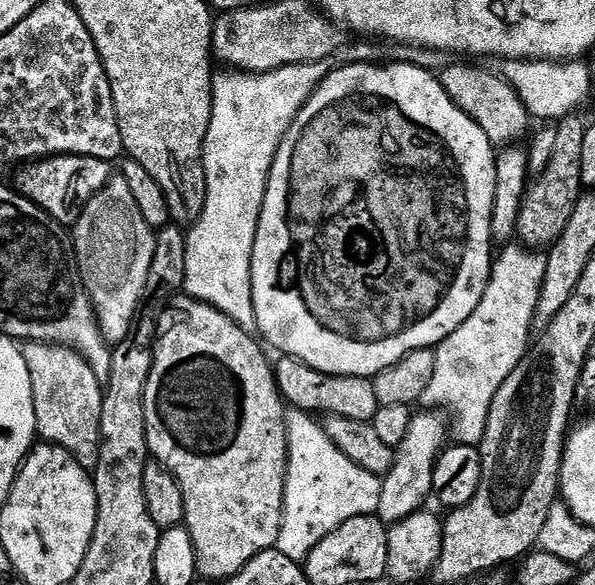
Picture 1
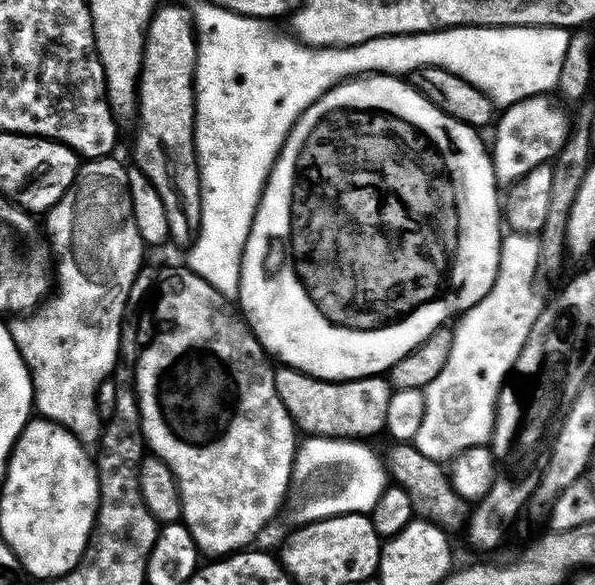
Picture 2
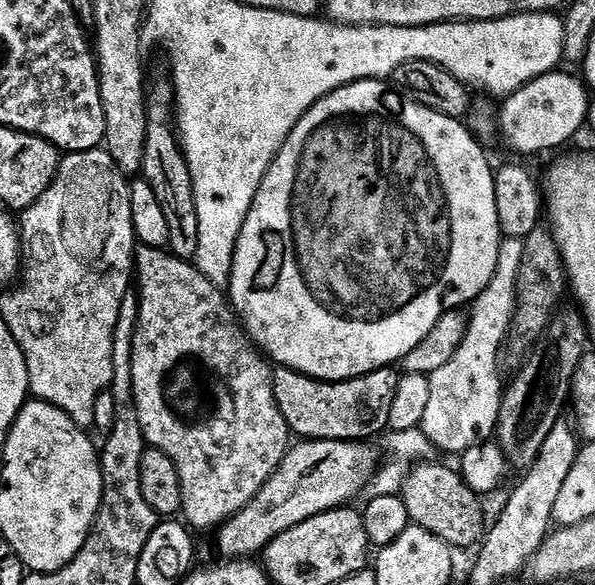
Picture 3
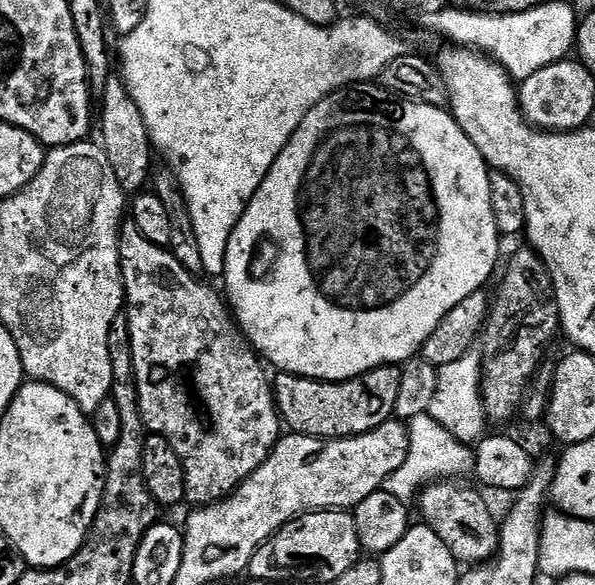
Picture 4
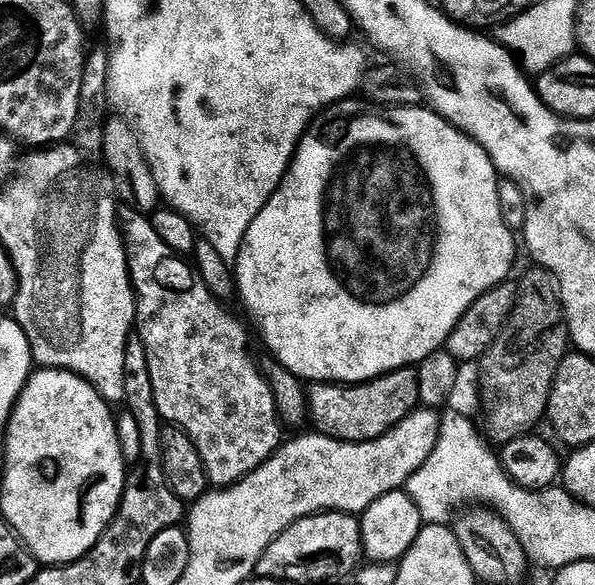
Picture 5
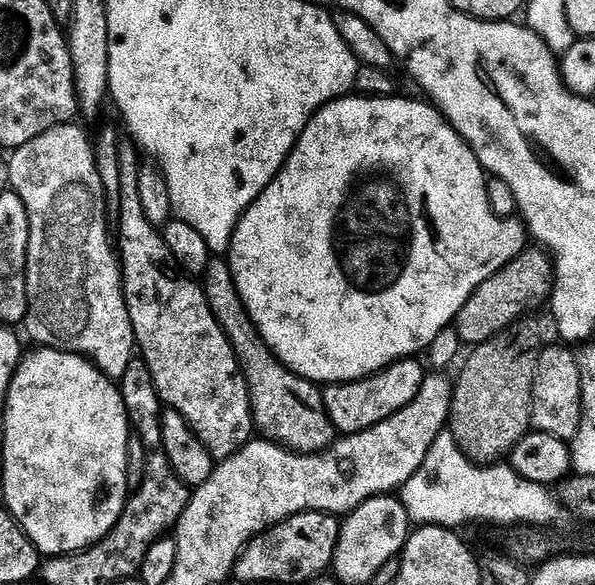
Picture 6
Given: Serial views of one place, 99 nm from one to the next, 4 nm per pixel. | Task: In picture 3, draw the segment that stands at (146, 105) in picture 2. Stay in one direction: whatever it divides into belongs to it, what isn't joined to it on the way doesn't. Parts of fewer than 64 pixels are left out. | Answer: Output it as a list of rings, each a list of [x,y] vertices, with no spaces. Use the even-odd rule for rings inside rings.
[[[156,124],[148,134],[146,144],[144,138],[142,148],[142,174],[150,182],[156,197],[163,206],[163,212],[166,214],[171,234],[168,247],[171,255],[175,256],[177,260],[191,263],[197,252],[199,222],[188,164],[184,160],[183,151],[180,149],[175,133],[168,132],[166,125]]]

